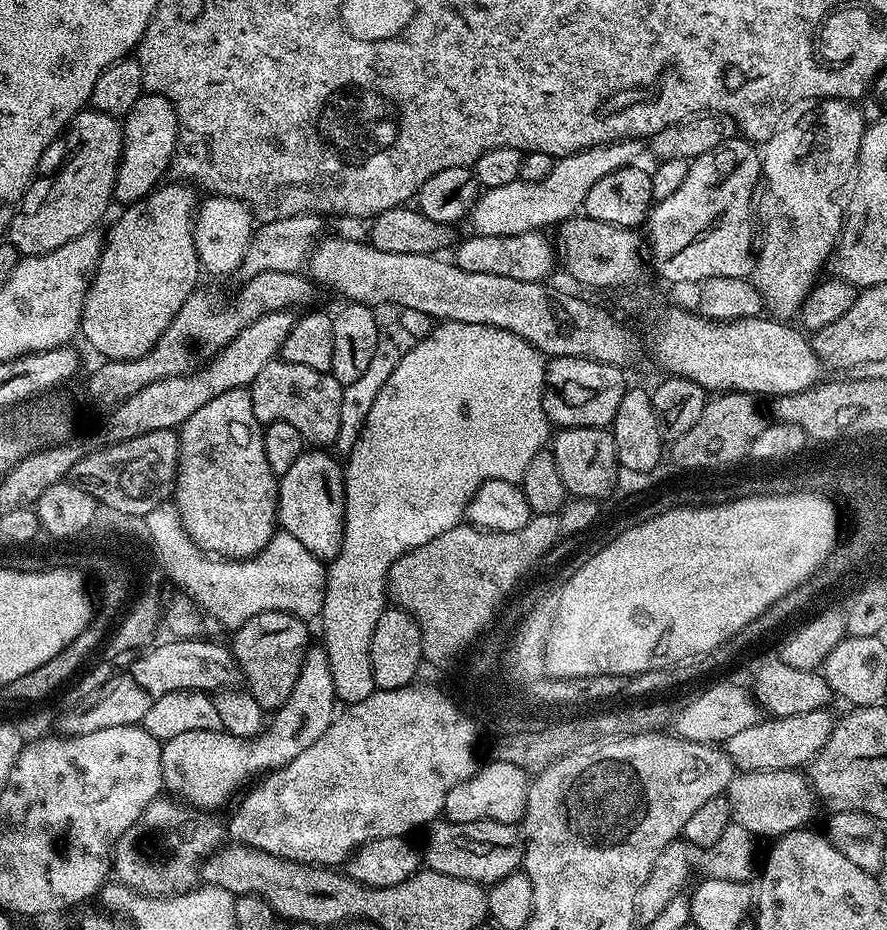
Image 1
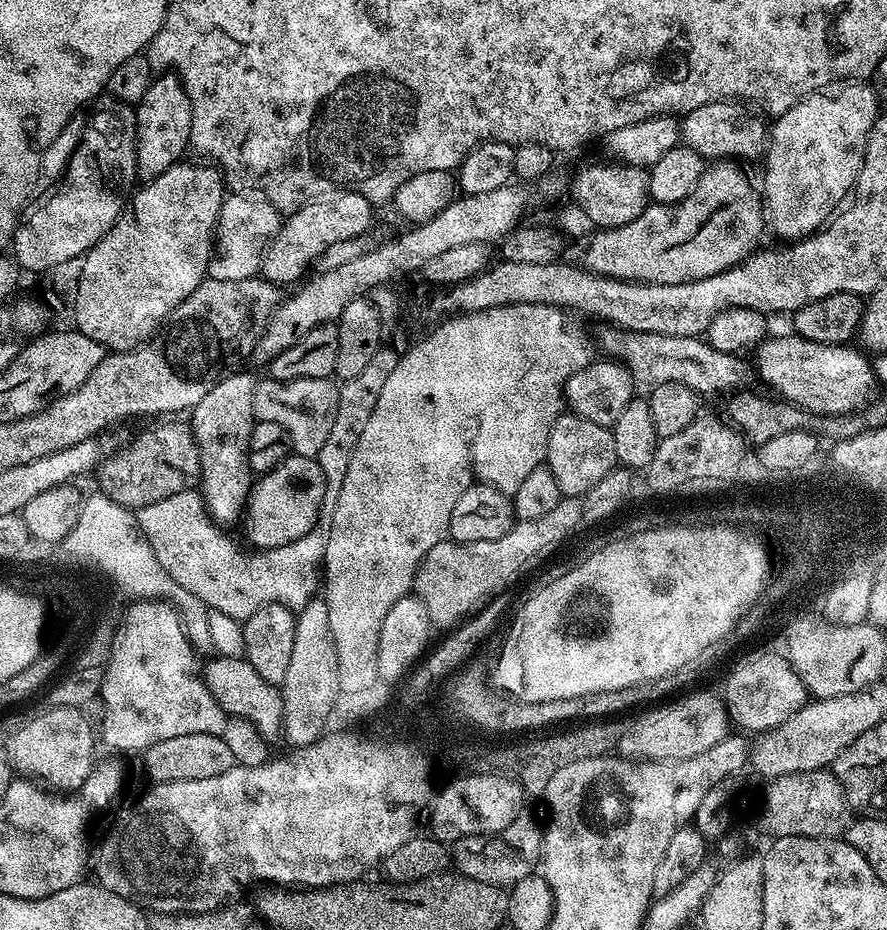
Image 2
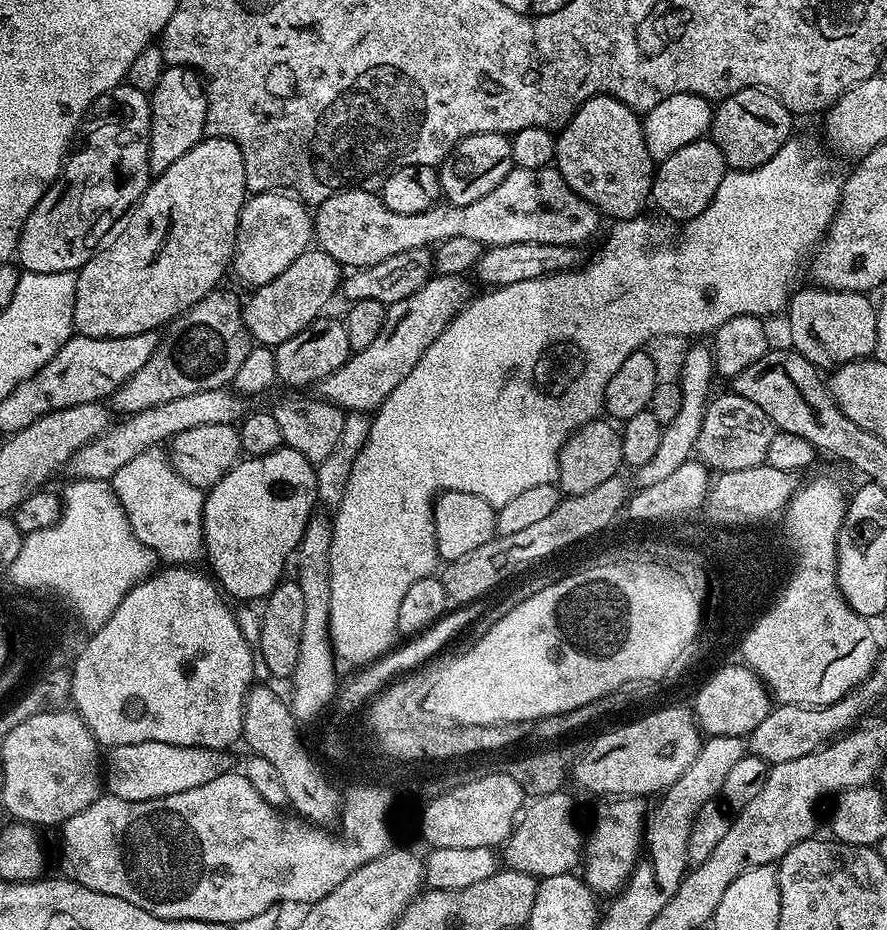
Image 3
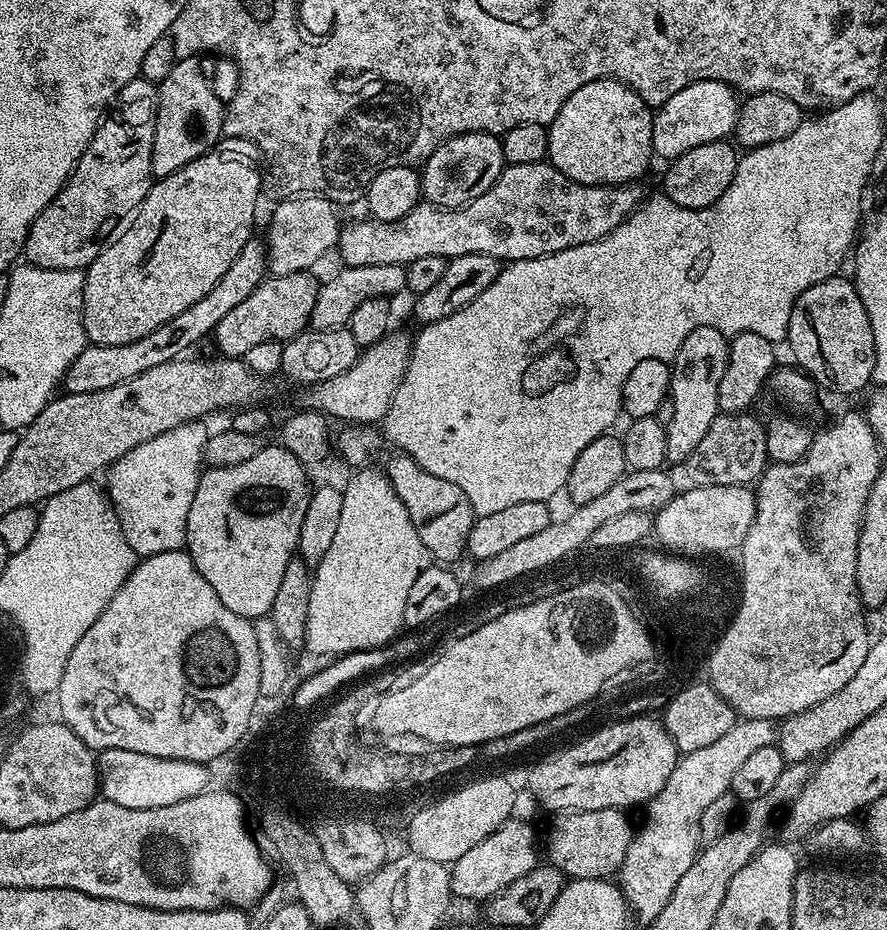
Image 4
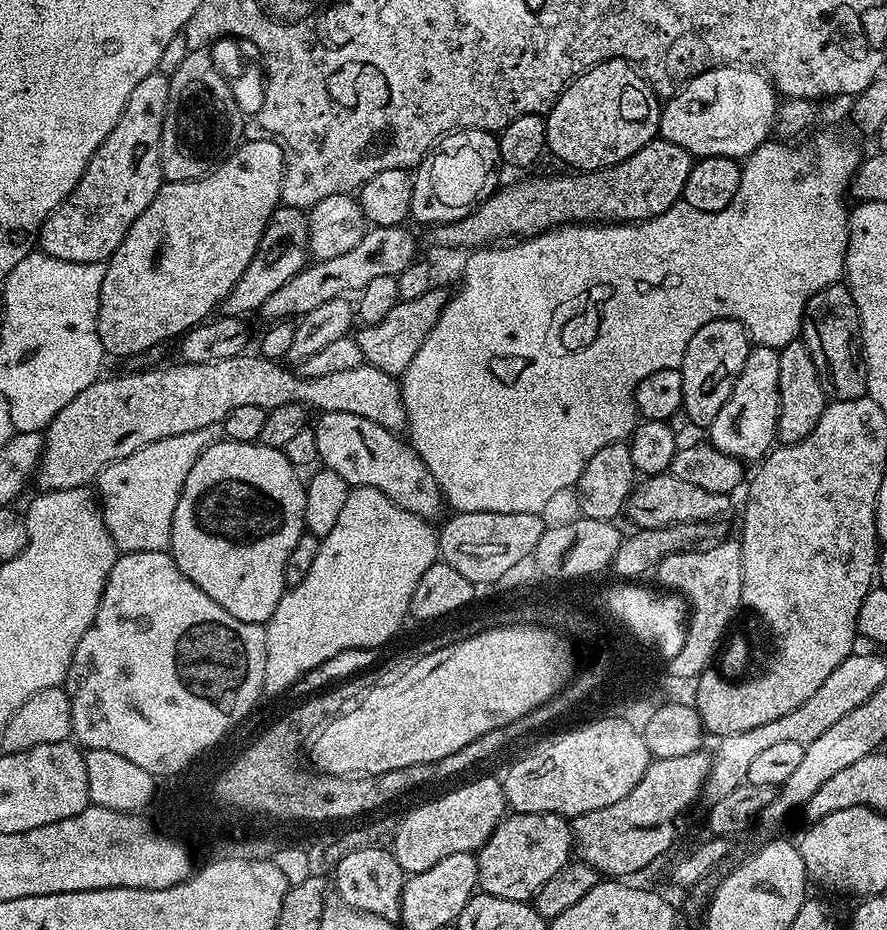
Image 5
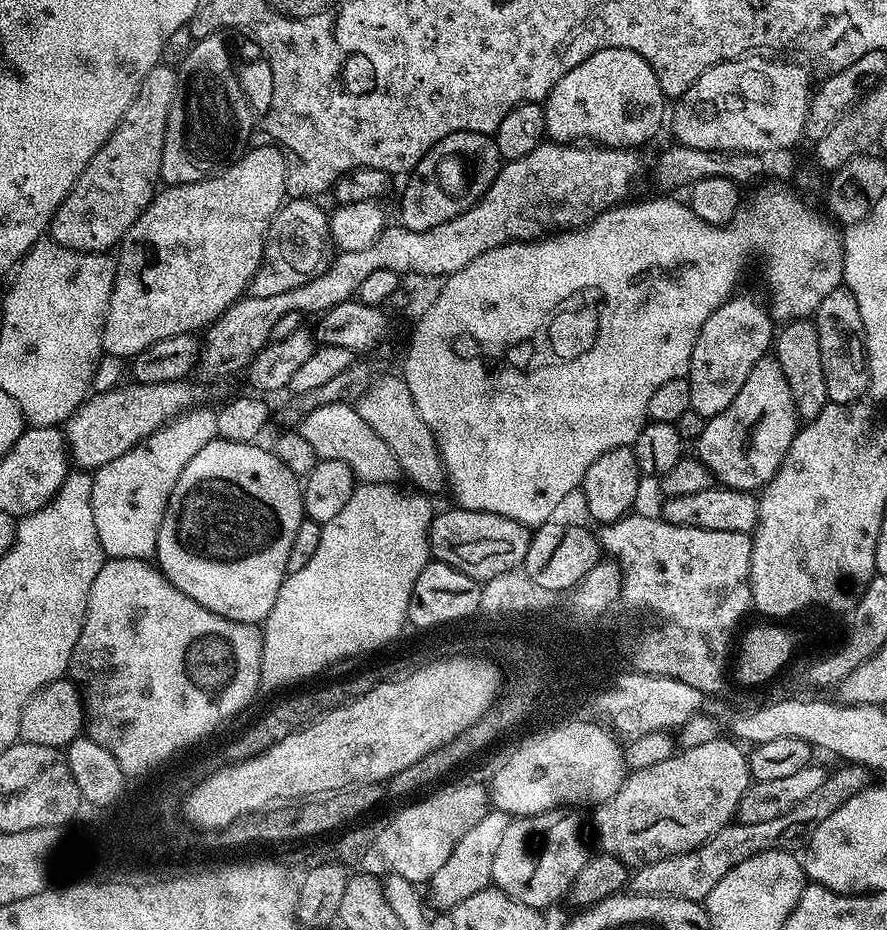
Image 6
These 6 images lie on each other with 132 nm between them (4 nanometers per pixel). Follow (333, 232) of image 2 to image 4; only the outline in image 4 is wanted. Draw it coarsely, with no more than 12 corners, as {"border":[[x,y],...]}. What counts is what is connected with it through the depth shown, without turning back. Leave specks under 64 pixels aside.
{"border":[[509,164],[460,208],[345,223],[354,266],[501,262],[606,238],[639,183]]}

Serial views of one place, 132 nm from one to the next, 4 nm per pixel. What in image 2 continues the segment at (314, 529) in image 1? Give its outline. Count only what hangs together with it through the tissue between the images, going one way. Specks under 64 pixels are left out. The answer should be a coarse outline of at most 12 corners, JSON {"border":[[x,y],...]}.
{"border":[[289,454],[253,483],[242,525],[253,549],[316,525],[326,478]]}

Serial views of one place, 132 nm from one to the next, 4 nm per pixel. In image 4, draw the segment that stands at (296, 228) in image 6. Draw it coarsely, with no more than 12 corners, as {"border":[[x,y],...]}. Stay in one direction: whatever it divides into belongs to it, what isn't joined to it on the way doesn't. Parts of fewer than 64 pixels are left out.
{"border":[[263,239],[246,242],[206,298],[122,346],[89,343],[65,393],[110,390],[183,357],[250,298],[268,272]]}

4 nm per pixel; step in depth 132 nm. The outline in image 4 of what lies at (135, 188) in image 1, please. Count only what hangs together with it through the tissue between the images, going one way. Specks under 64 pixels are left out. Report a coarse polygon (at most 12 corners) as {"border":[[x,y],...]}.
{"border":[[201,57],[158,85],[152,174],[182,170],[224,136],[225,101]]}

